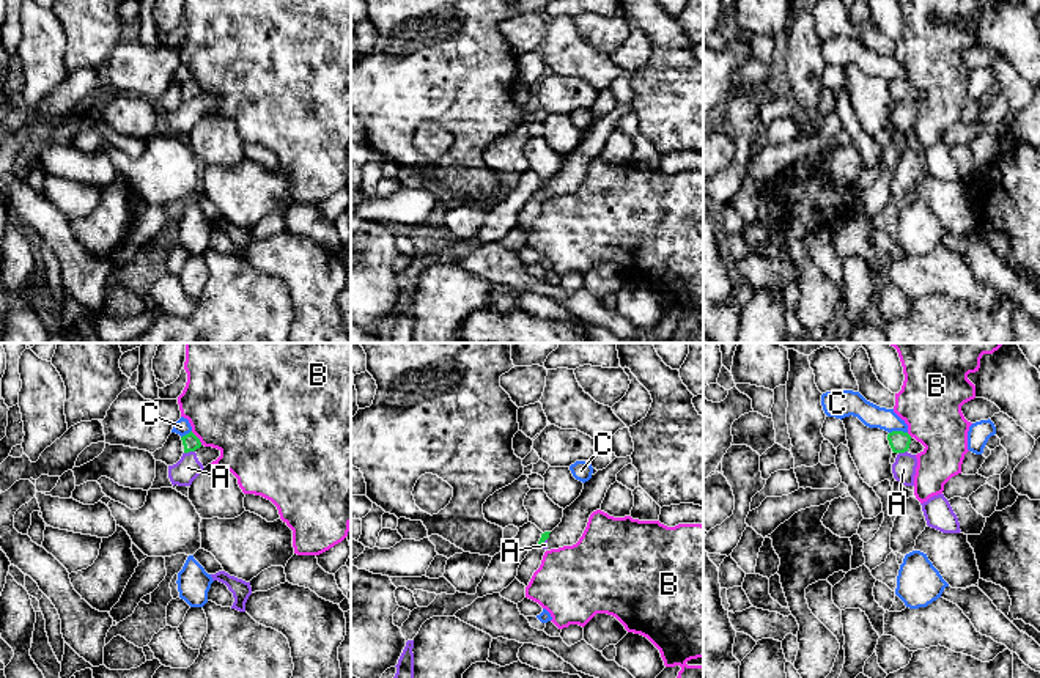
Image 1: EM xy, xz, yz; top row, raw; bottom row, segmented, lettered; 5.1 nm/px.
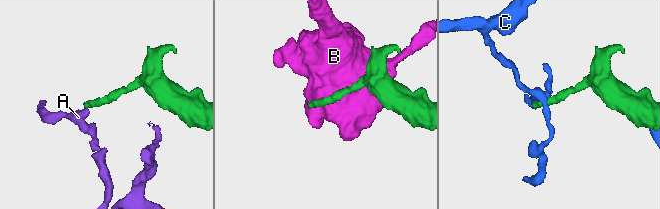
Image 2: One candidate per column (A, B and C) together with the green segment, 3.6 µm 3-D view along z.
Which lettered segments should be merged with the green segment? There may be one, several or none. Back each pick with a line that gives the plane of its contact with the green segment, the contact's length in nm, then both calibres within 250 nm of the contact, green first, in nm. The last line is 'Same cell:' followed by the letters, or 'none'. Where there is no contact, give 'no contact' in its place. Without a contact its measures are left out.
Same cell: none

